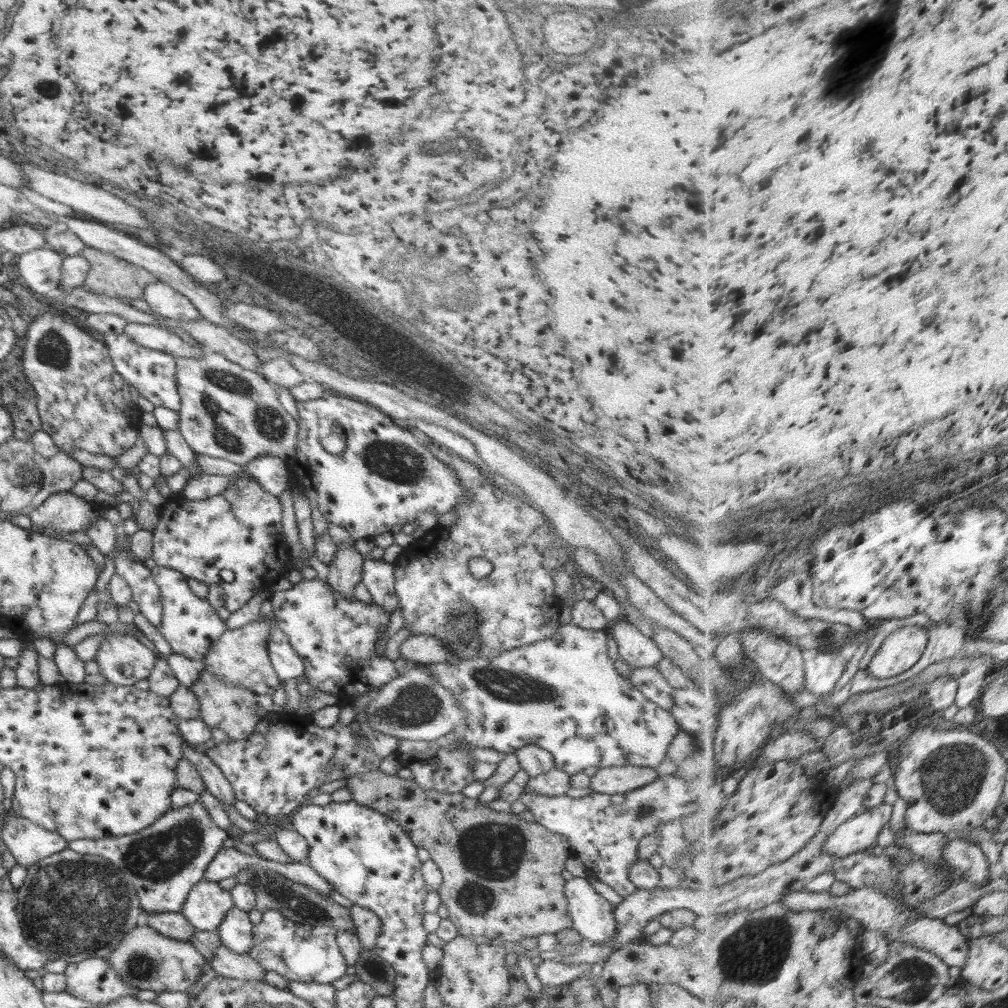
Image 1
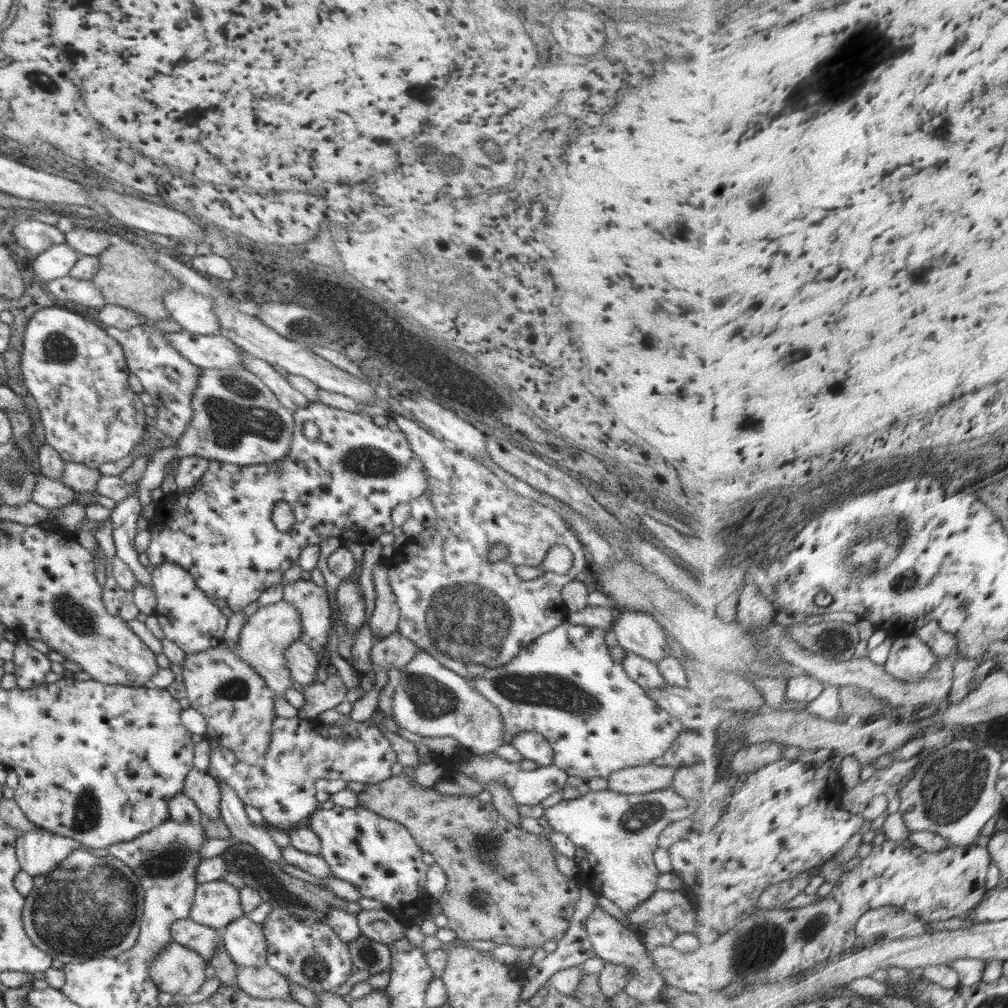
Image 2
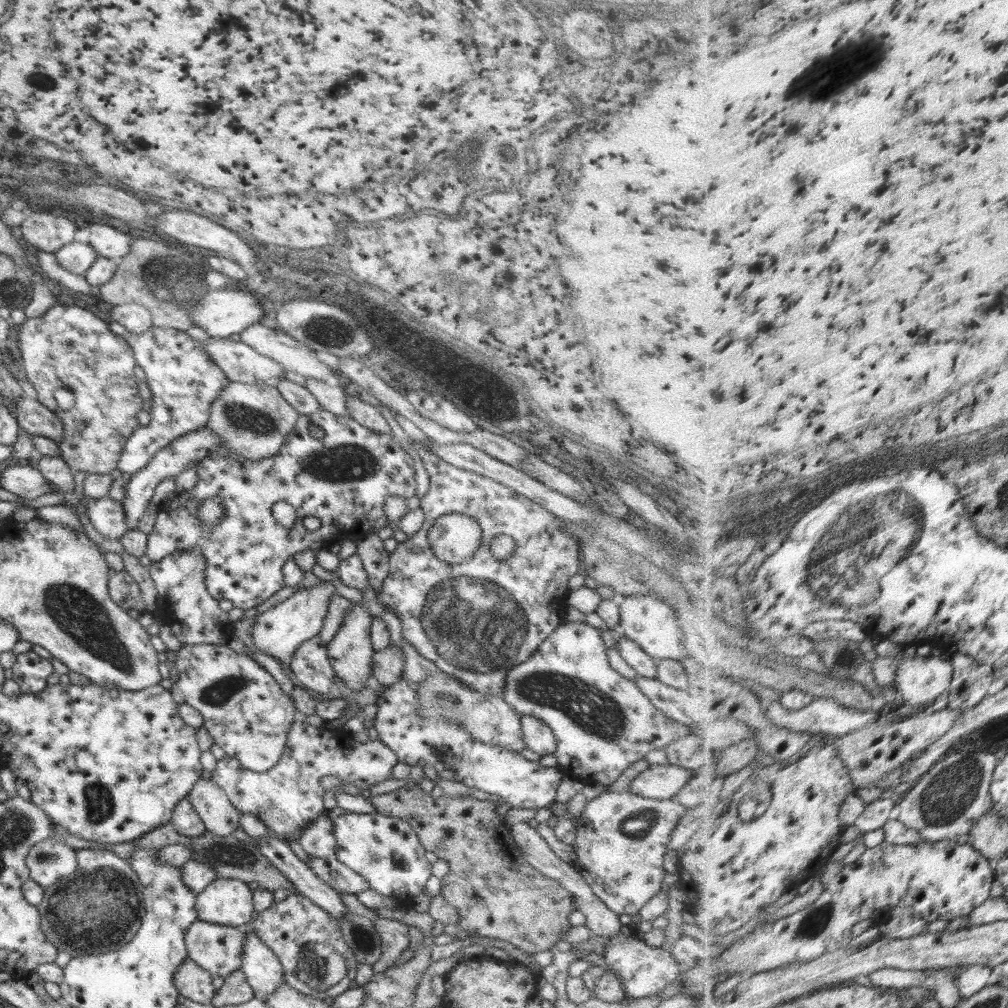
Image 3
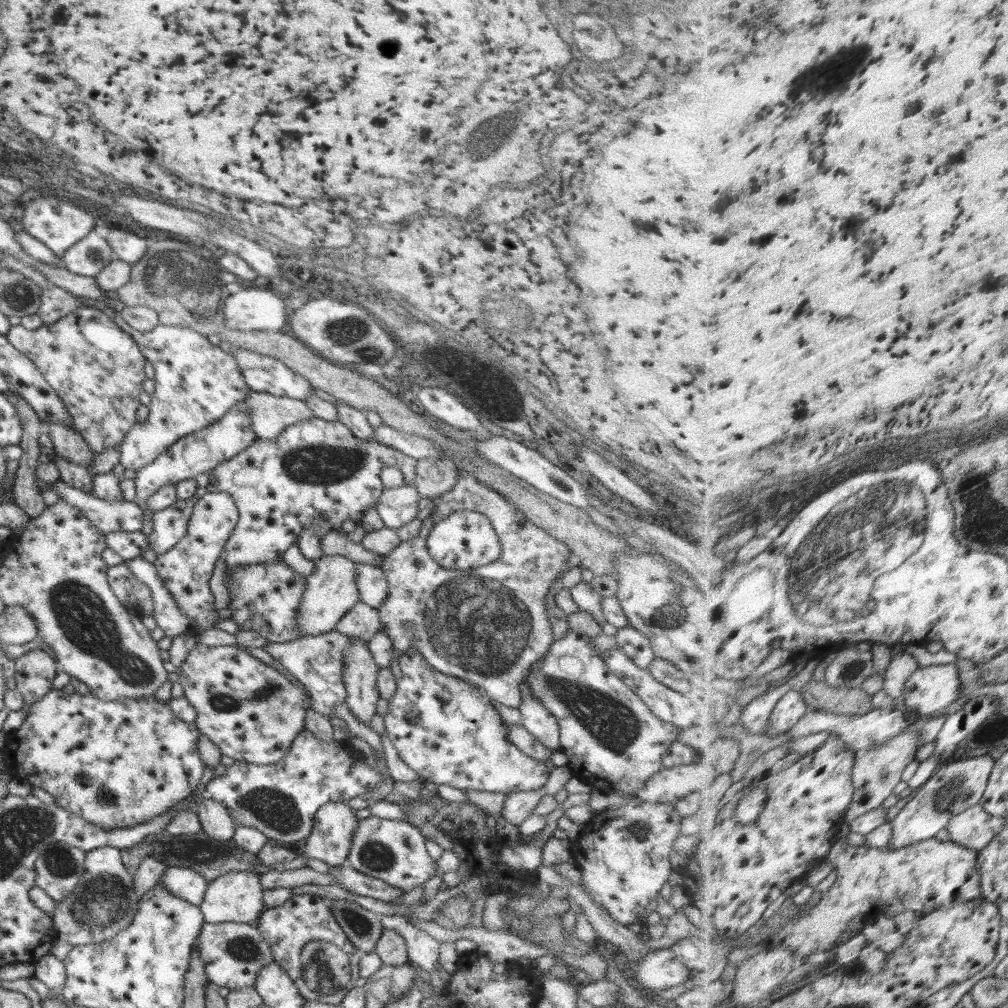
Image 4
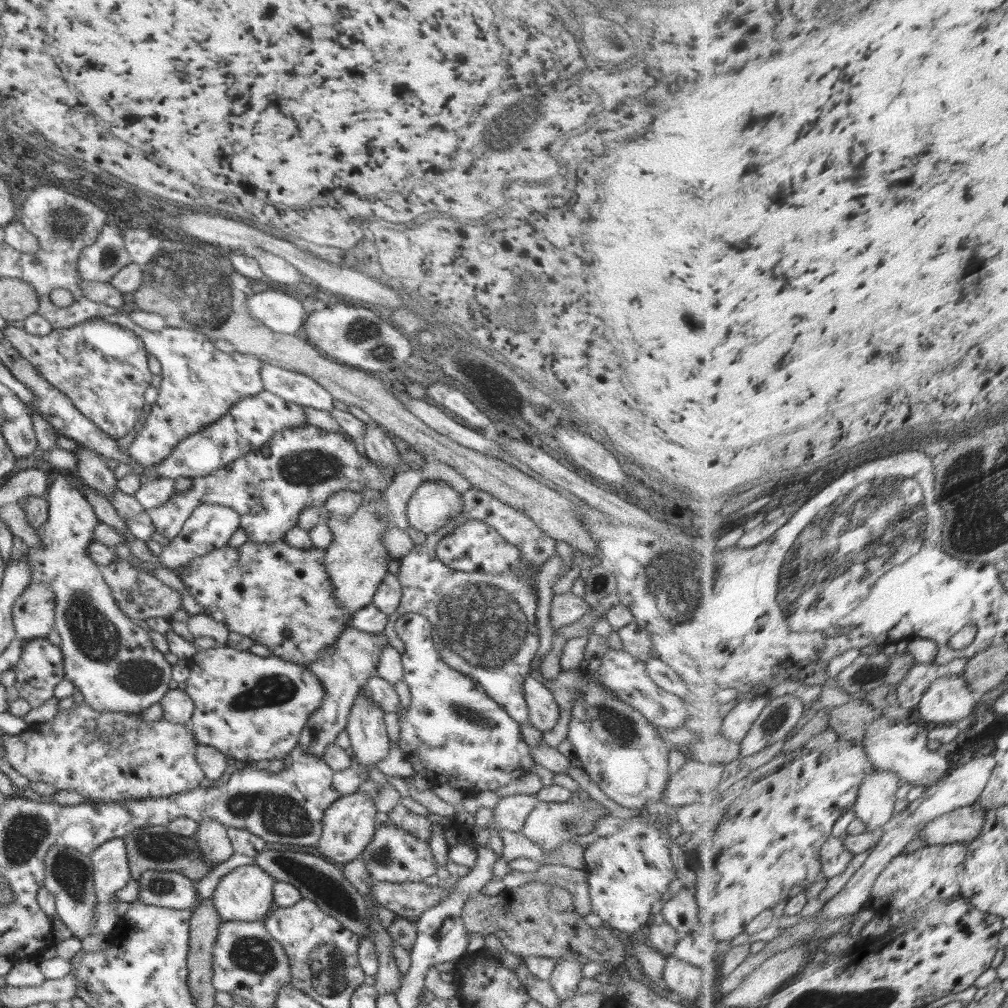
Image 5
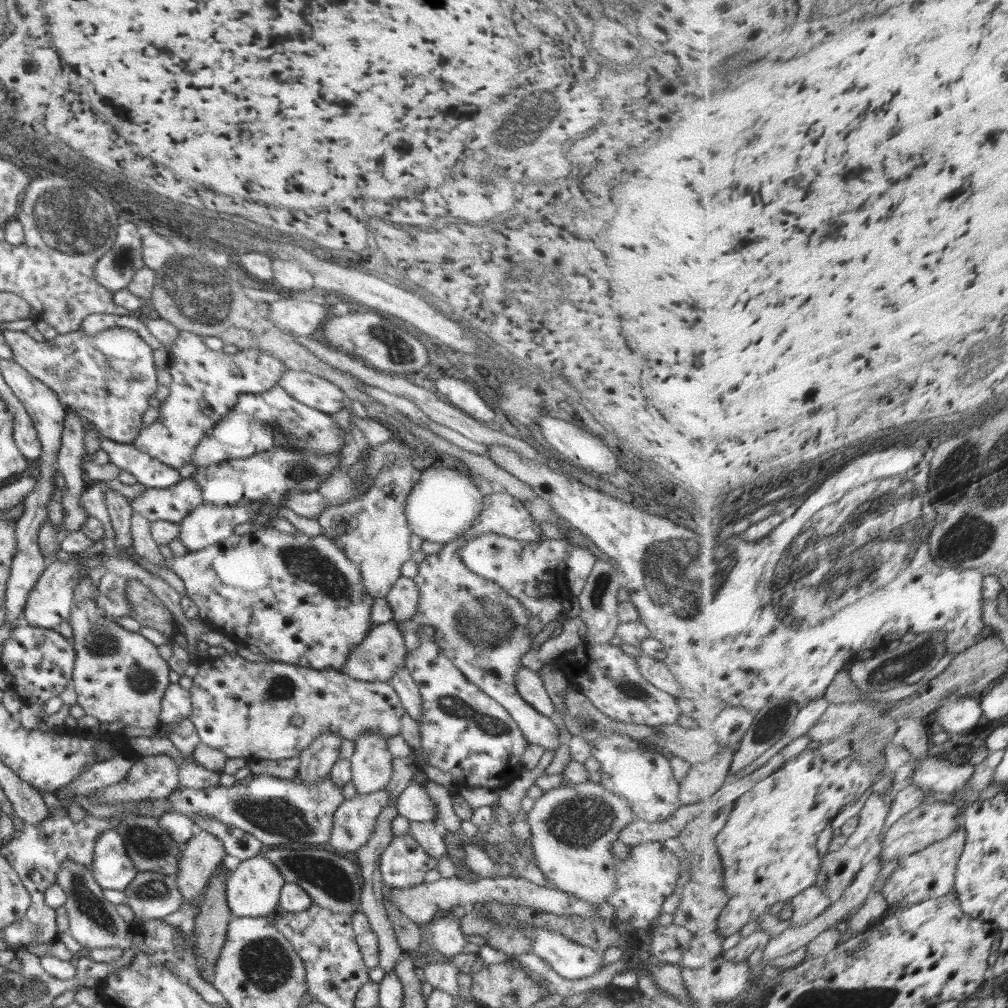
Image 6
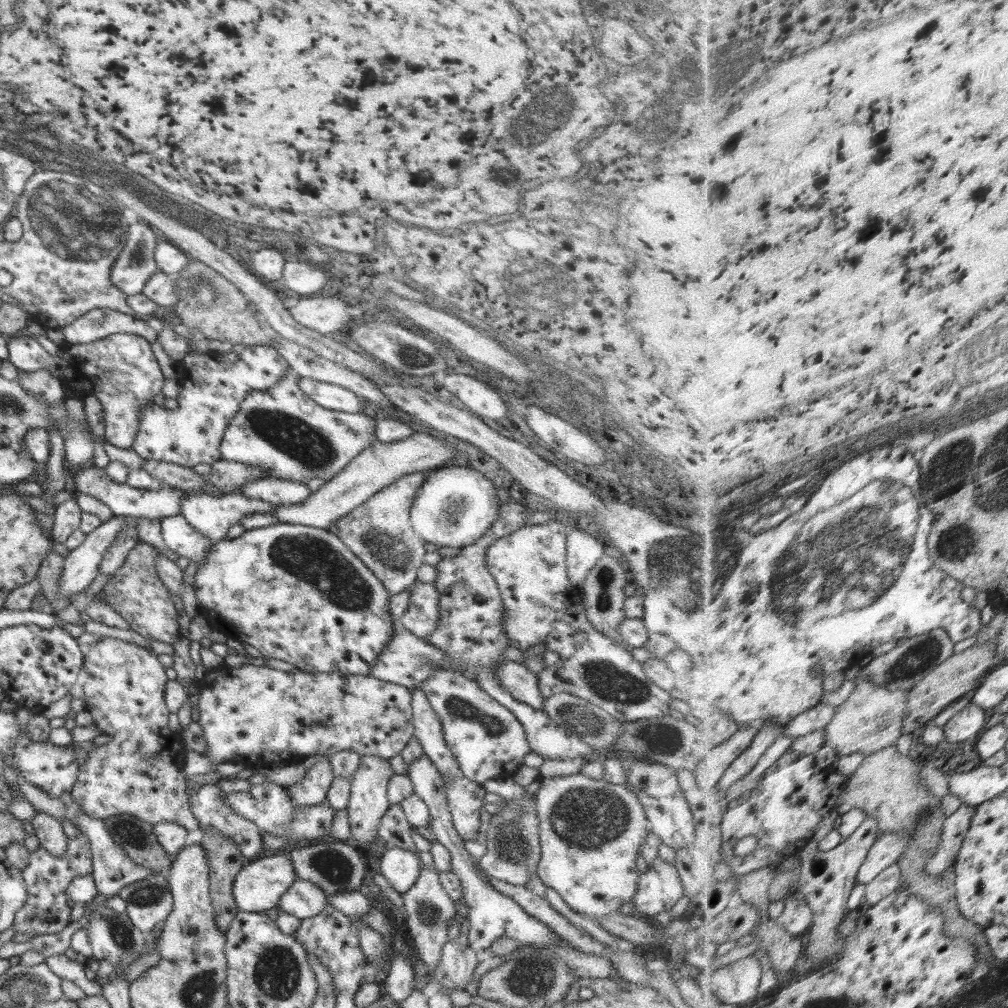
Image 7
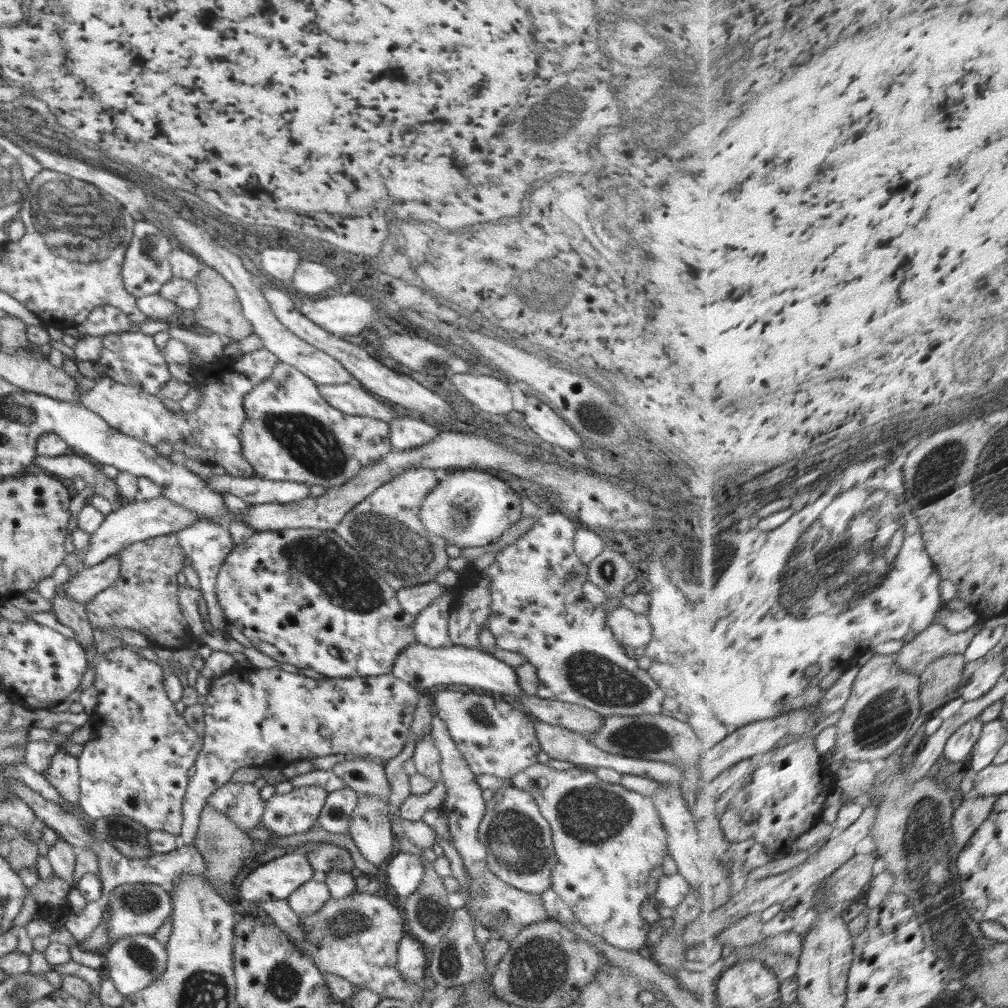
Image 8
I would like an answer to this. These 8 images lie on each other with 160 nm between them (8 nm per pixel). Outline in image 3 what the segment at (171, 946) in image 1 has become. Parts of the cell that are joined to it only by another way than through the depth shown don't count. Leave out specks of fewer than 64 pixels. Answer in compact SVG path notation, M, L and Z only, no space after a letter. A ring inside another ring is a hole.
M190 957L183 960L174 972L174 986L179 994L200 1004L211 1004L216 993L211 974L200 968Z

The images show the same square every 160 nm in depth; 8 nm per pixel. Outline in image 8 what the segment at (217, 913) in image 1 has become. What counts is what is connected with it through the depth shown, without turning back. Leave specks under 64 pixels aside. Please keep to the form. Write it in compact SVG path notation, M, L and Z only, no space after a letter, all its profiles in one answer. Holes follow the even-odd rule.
M286 854L256 864L242 882L237 897L259 904L270 899L284 900L301 884L317 877L304 854Z

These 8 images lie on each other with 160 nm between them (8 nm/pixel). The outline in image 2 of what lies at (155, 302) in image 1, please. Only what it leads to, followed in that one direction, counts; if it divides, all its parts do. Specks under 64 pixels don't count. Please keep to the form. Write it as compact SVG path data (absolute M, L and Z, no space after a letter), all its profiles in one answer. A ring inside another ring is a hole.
M181 288L166 293L164 308L184 331L203 335L219 334L220 319L213 309L213 302L194 290Z

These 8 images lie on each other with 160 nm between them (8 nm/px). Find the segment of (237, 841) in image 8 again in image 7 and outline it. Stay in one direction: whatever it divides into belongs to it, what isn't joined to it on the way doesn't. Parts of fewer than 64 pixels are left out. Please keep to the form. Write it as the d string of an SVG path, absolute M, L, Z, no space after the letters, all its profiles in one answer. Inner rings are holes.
M202 828L202 835L204 836L202 836L202 841L199 844L200 847L204 847L204 851L206 851L206 855L208 855L209 891L213 906L214 920L218 928L225 934L232 919L239 911L233 895L234 879L244 866L247 865L247 858L240 854L238 846L236 846L230 838L222 836L220 832Z

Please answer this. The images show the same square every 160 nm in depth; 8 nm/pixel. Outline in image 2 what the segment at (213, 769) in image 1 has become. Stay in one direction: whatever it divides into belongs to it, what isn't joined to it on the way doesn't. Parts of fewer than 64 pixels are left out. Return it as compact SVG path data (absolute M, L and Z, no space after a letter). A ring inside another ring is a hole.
M226 783L218 786L221 792L221 817L225 820L226 826L232 836L240 843L252 846L262 857L275 862L284 862L282 850L278 847L270 834L264 830L262 825L252 824L245 811L245 804L237 794Z

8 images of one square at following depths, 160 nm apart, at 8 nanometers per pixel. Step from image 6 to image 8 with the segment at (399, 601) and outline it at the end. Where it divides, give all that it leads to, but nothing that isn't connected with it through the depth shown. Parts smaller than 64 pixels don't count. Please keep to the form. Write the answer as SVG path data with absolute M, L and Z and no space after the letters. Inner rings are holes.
M447 591L415 616L413 631L417 642L432 648L451 645L448 634L448 619L453 599L454 595Z

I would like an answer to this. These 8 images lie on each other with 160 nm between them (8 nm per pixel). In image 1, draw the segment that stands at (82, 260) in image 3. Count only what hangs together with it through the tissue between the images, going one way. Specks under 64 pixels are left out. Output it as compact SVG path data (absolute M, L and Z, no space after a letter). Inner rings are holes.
M43 247L16 258L20 283L37 296L48 296L60 287L62 256Z

